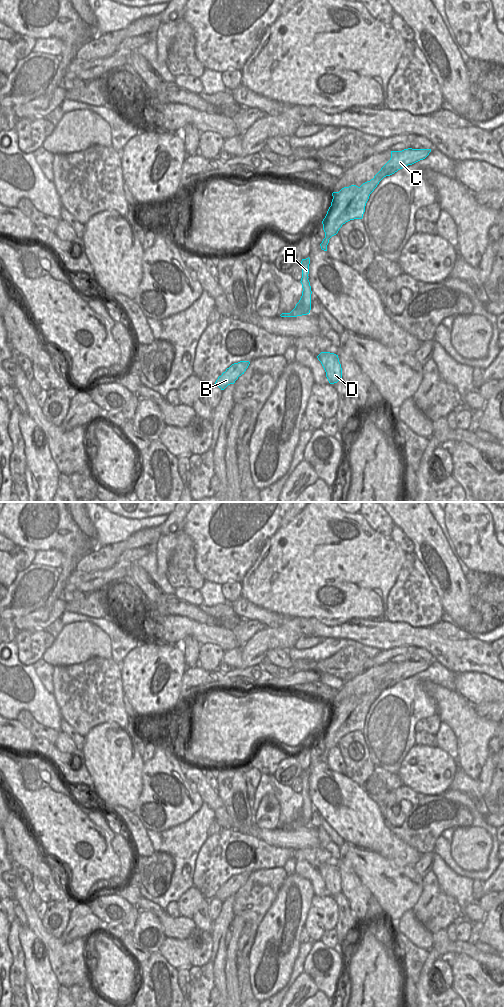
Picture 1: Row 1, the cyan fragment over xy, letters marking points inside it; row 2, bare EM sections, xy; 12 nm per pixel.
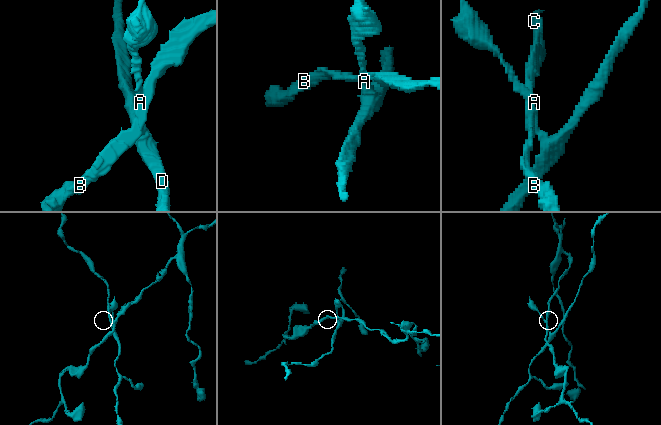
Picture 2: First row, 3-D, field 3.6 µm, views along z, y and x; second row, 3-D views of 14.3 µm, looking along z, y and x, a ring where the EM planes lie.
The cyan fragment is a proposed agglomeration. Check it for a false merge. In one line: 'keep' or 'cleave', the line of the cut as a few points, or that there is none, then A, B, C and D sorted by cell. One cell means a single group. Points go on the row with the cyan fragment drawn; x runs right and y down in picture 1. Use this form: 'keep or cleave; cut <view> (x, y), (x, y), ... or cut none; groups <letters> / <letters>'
cleave; cut xy (301, 297), (304, 303), (304, 310), (308, 313); groups A D / B C

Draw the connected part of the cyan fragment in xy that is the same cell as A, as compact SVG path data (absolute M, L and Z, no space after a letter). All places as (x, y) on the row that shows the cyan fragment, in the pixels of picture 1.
M310 258L302 259L301 261L301 267L302 267L302 278L301 278L301 284L302 284L302 301L305 304L305 312L310 313L311 310L311 286L309 285L308 280L308 274L309 274L309 264L310 264Z

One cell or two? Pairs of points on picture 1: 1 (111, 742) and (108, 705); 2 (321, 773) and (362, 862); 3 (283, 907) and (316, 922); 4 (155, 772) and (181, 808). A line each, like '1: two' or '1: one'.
1: two
2: two
3: two
4: one

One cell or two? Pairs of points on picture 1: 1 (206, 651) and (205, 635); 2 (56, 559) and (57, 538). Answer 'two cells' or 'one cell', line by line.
1: two cells
2: two cells

